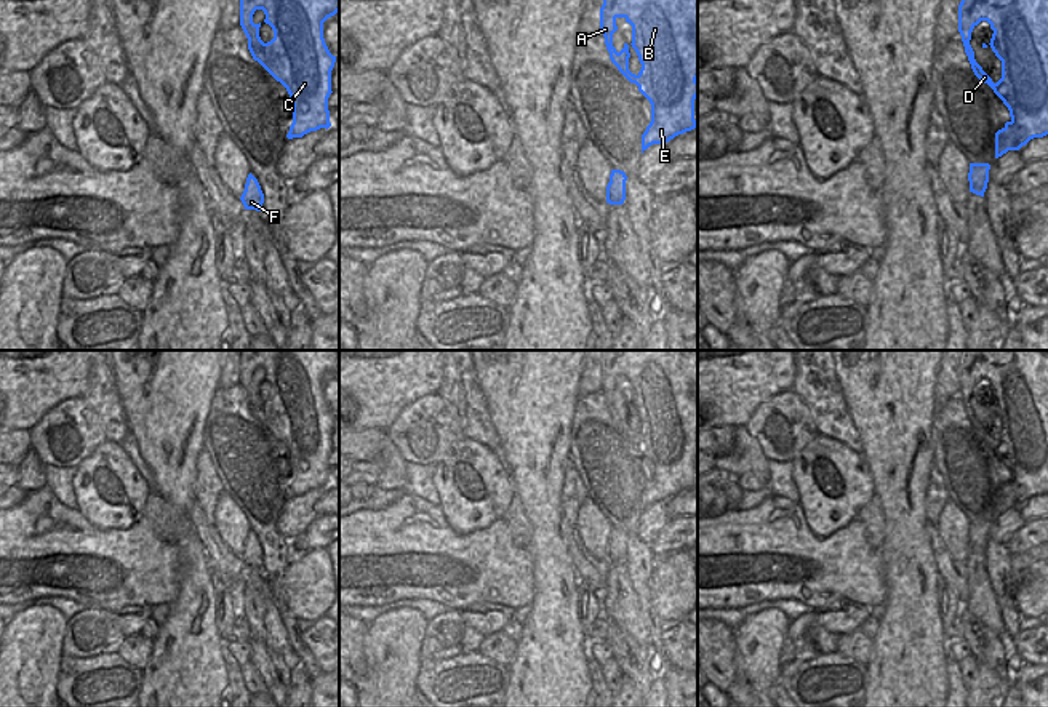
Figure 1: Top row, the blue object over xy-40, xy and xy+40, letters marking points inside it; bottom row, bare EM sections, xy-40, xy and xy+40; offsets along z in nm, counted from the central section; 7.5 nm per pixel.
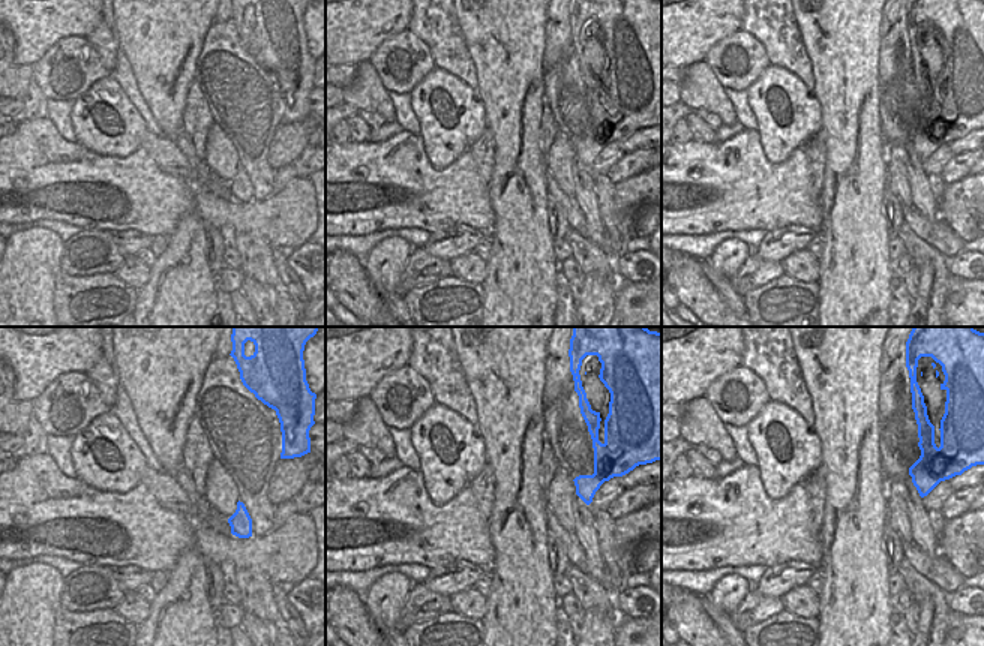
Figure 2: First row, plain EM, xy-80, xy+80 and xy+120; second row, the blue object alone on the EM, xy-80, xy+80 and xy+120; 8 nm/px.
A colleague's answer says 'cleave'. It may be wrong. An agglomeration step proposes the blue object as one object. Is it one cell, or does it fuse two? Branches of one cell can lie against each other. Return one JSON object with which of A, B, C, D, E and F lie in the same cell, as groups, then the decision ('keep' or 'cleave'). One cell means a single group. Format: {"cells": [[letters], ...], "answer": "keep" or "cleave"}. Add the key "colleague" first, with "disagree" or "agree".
{"colleague": "disagree", "cells": [["A", "B", "C", "D", "E", "F"]], "answer": "keep"}

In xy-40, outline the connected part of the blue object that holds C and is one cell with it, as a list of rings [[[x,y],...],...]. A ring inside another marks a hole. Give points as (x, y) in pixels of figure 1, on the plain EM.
[[[240,350],[240,384],[248,397],[248,408],[253,417],[286,446],[293,462],[288,497],[331,485],[328,456],[333,451],[331,429],[336,414],[325,401],[323,381],[338,369],[339,350]],[[256,368],[264,369],[264,381],[274,389],[274,397],[267,401],[259,395],[261,381],[253,381]]]

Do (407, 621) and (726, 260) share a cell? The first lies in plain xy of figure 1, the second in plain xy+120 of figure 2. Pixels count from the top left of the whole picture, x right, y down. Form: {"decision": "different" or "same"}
{"decision": "same"}

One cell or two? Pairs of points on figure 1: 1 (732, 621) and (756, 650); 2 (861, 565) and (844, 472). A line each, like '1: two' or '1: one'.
1: two
2: two

